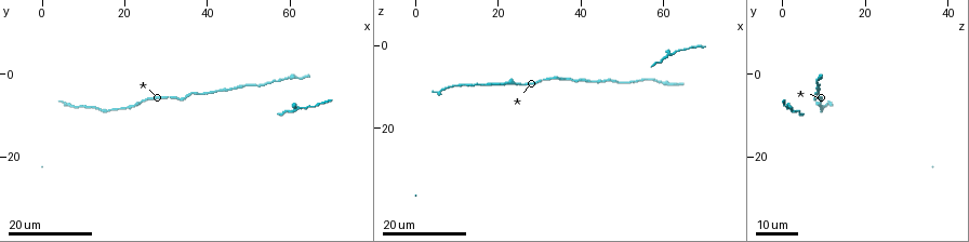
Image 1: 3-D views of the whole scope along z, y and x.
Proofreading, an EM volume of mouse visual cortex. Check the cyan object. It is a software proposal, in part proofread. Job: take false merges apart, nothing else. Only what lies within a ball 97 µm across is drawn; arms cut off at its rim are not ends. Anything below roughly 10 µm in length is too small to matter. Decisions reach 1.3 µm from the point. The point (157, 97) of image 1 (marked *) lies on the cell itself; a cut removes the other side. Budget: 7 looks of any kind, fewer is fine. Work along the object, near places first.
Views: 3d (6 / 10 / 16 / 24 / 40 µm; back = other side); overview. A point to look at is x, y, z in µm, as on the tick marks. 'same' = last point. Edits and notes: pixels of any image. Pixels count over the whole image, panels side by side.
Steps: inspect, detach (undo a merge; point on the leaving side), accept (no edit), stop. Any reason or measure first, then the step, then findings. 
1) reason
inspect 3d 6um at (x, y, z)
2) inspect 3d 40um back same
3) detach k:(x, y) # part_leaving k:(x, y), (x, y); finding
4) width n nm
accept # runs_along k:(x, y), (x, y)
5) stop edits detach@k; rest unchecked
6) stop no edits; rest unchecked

calibre changes
inspect 3d 24um at (35.0, 5.5, 8.5)

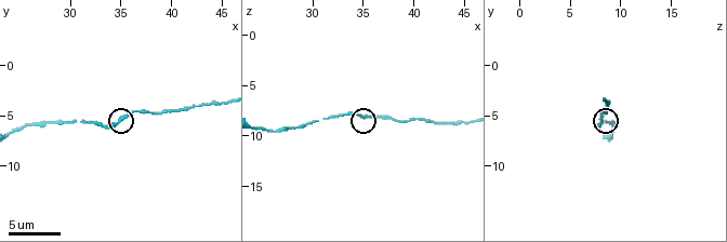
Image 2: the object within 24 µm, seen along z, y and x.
inspect 3d 10um at (34.8, 5.2, 8.0)

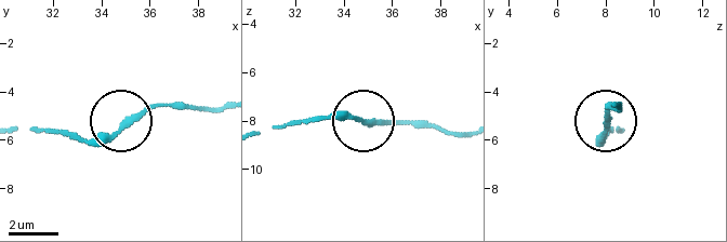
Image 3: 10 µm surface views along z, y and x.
accept # runs_along 3:(260, 132), (314, 119), (418, 119); one cell here

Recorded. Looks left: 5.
calibre changes
inspect 3d 16um at (39.6, 4.4, 8.6)

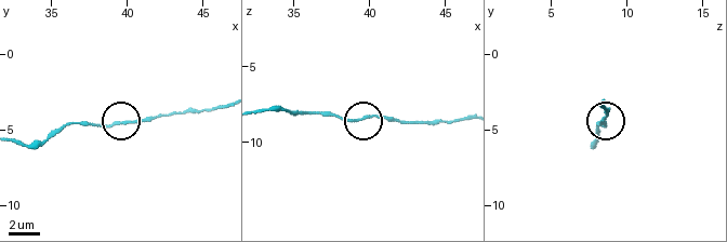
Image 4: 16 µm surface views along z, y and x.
accept # continuous, no second cell

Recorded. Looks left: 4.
calibre changes
inspect 3d 24um at (47.0, 3.5, 8.5)

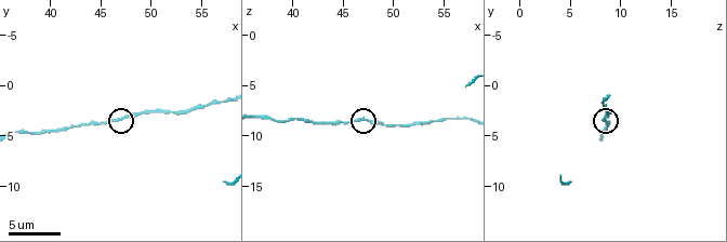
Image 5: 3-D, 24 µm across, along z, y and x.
inspect 3d 6um at (46.8, 3.4, 8.2)

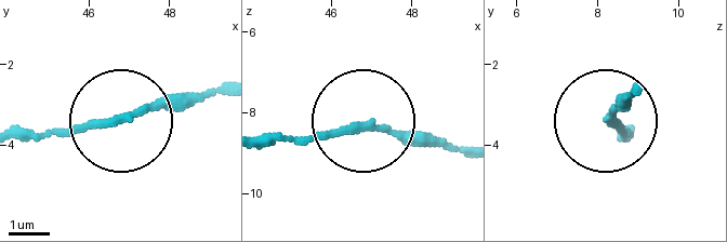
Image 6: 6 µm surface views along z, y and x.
accept # runs_along 6:(20, 133), (70, 133), (215, 95); all the same cell

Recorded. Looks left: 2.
stop no edits; rest unchecked

